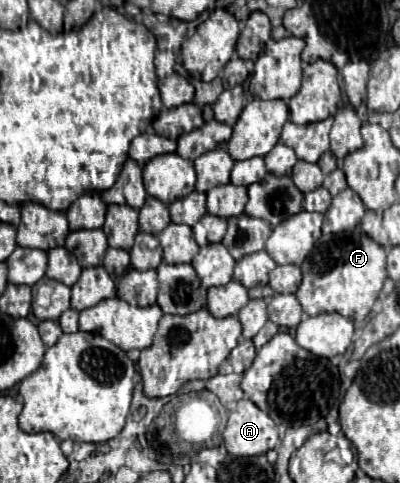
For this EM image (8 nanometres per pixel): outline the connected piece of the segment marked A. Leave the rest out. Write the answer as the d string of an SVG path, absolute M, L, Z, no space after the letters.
M241 399L229 413L223 443L235 457L253 457L275 449L279 445L279 433L267 413L263 413L253 401Z

